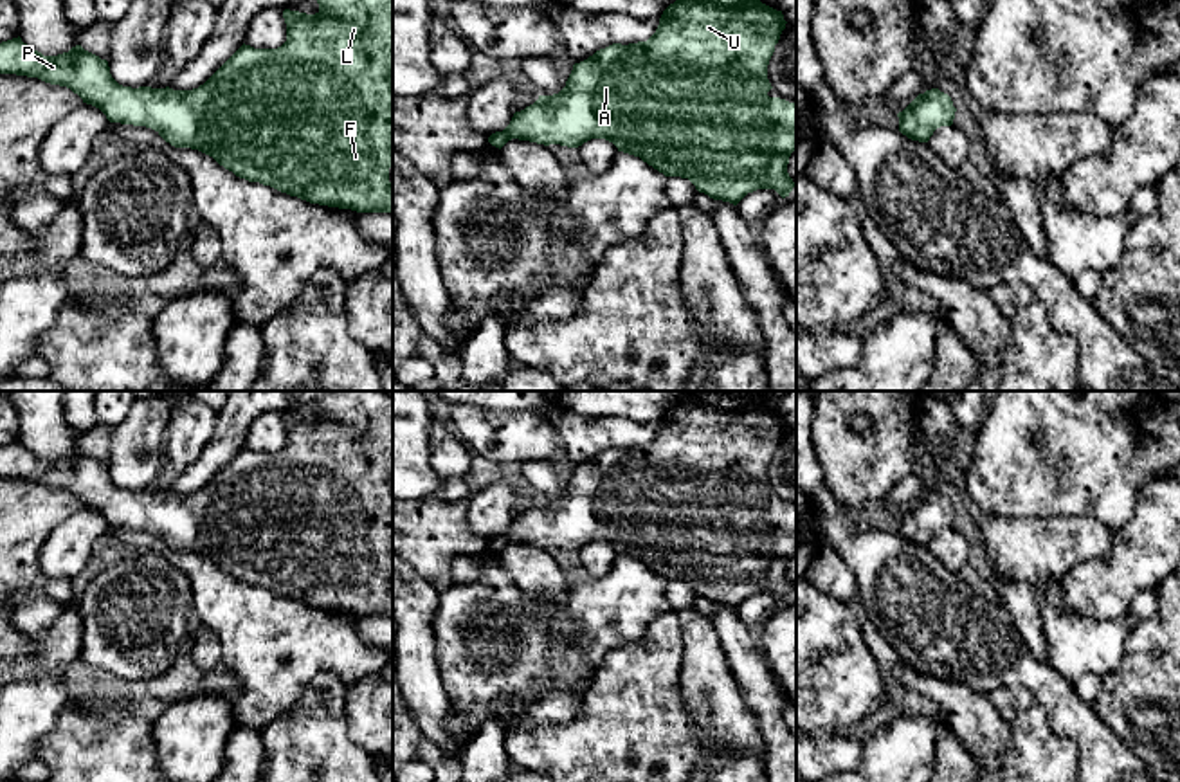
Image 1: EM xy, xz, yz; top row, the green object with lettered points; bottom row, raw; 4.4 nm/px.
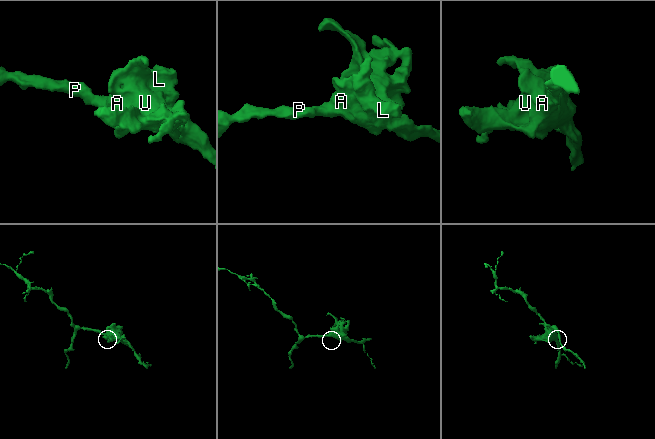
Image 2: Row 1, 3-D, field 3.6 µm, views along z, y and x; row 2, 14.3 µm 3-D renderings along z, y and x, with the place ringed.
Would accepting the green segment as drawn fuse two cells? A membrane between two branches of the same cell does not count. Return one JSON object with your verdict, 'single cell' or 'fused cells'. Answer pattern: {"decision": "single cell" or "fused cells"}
{"decision": "single cell"}

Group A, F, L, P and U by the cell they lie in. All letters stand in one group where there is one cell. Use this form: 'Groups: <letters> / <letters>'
Groups: A F L P U

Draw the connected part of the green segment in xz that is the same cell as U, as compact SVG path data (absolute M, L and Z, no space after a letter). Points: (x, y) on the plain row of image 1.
M685 391L663 414L647 445L613 447L575 467L558 497L539 499L533 508L515 515L510 528L492 537L488 546L499 553L512 542L578 551L591 542L605 542L618 555L640 560L665 580L688 582L699 596L713 604L737 609L757 593L775 593L785 602L794 591L787 568L796 555L796 508L767 499L773 492L767 468L785 427L782 414L762 407L757 395Z

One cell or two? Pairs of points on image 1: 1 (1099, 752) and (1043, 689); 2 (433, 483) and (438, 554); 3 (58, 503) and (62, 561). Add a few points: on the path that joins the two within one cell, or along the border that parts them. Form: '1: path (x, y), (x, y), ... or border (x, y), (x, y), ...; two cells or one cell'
1: path (1090, 736), (1060, 705); one cell
2: border (467, 496), (456, 500), (411, 500); two cells
3: border (81, 505), (44, 543), (40, 563); two cells

